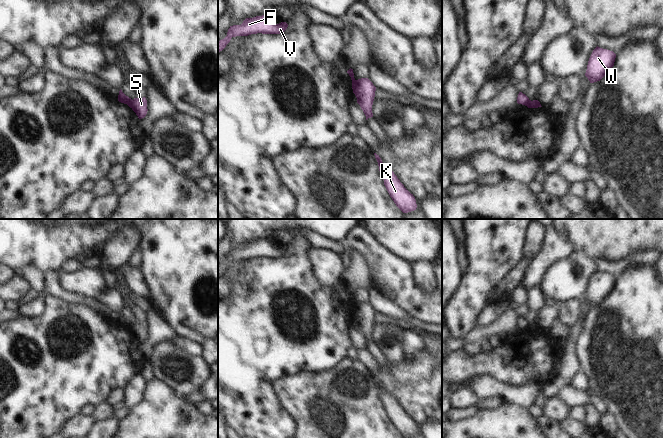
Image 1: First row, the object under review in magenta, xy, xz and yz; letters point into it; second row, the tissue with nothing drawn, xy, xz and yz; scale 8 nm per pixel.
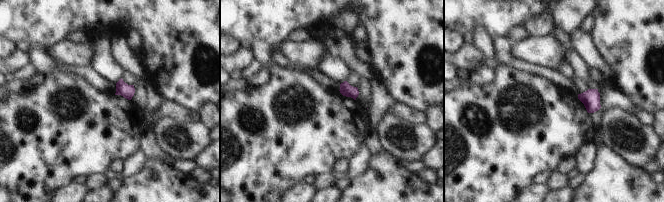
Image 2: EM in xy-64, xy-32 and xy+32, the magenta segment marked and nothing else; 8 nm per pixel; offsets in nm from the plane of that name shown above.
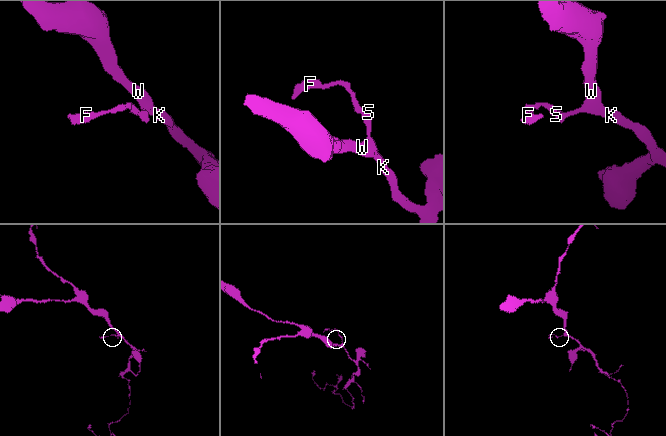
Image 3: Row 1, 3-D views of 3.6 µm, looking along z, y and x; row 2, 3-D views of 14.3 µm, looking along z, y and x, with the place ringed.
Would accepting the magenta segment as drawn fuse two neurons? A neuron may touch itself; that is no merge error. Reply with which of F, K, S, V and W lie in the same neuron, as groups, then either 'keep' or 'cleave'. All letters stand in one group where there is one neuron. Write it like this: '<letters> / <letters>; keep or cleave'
F V / K S W; cleave

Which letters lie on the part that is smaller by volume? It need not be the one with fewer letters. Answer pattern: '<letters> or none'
F, V

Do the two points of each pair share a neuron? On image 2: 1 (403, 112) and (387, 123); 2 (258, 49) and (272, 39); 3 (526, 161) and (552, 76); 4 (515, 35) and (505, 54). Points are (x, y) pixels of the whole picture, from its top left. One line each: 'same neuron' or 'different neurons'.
1: different neurons
2: different neurons
3: different neurons
4: different neurons

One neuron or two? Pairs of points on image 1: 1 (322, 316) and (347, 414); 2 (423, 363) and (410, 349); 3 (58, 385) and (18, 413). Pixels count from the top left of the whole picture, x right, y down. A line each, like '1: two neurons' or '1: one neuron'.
1: two neurons
2: two neurons
3: one neuron

